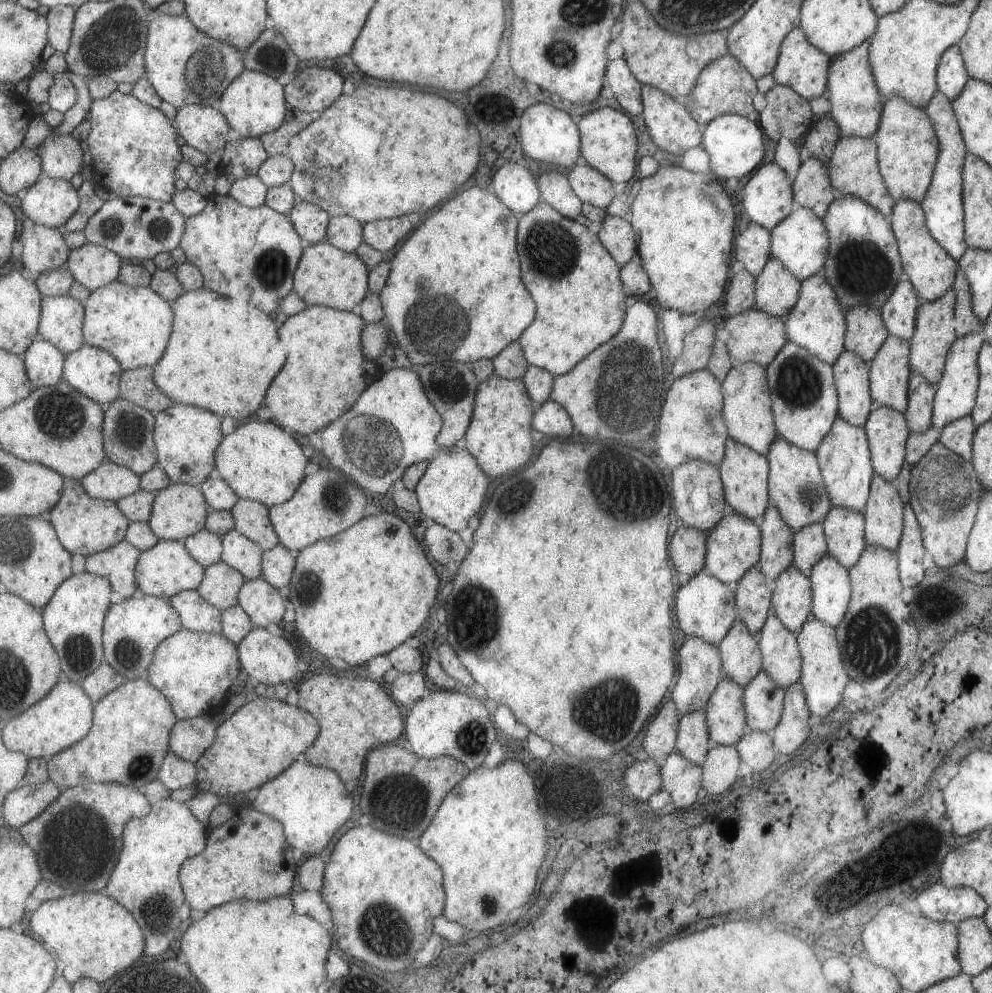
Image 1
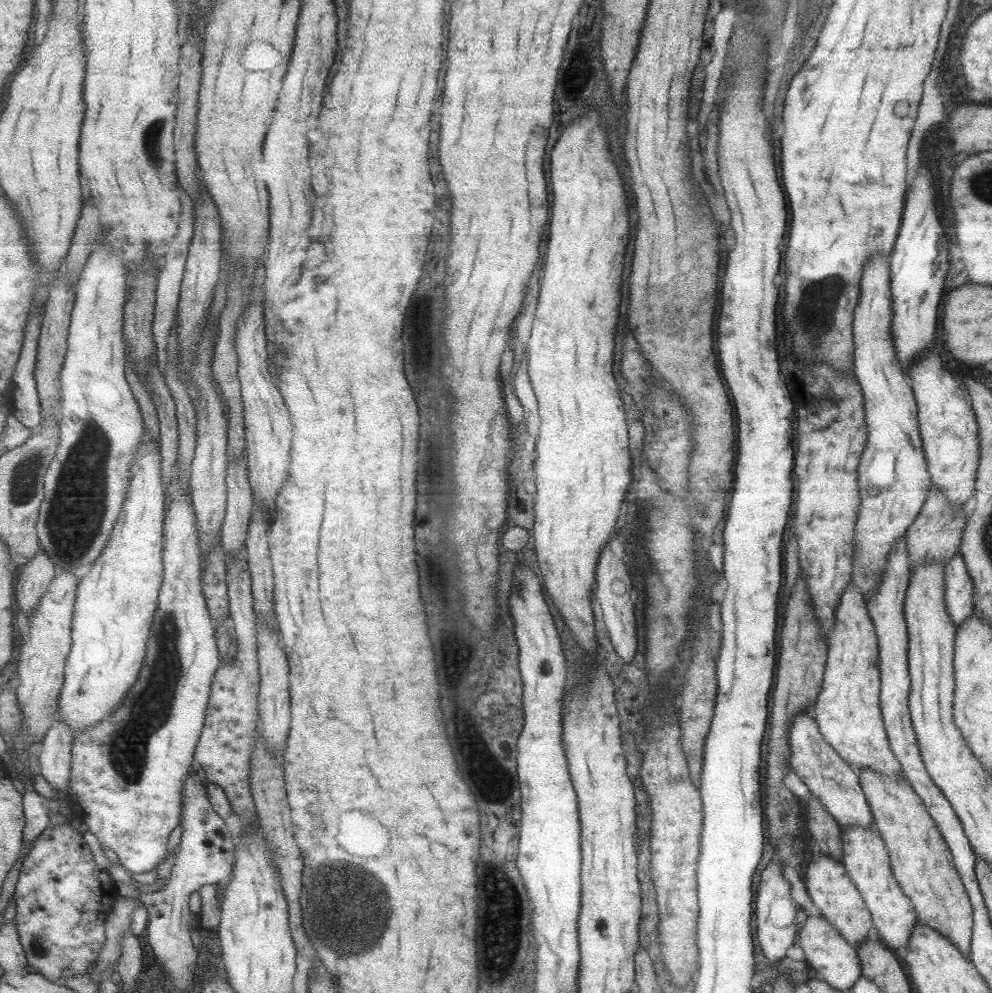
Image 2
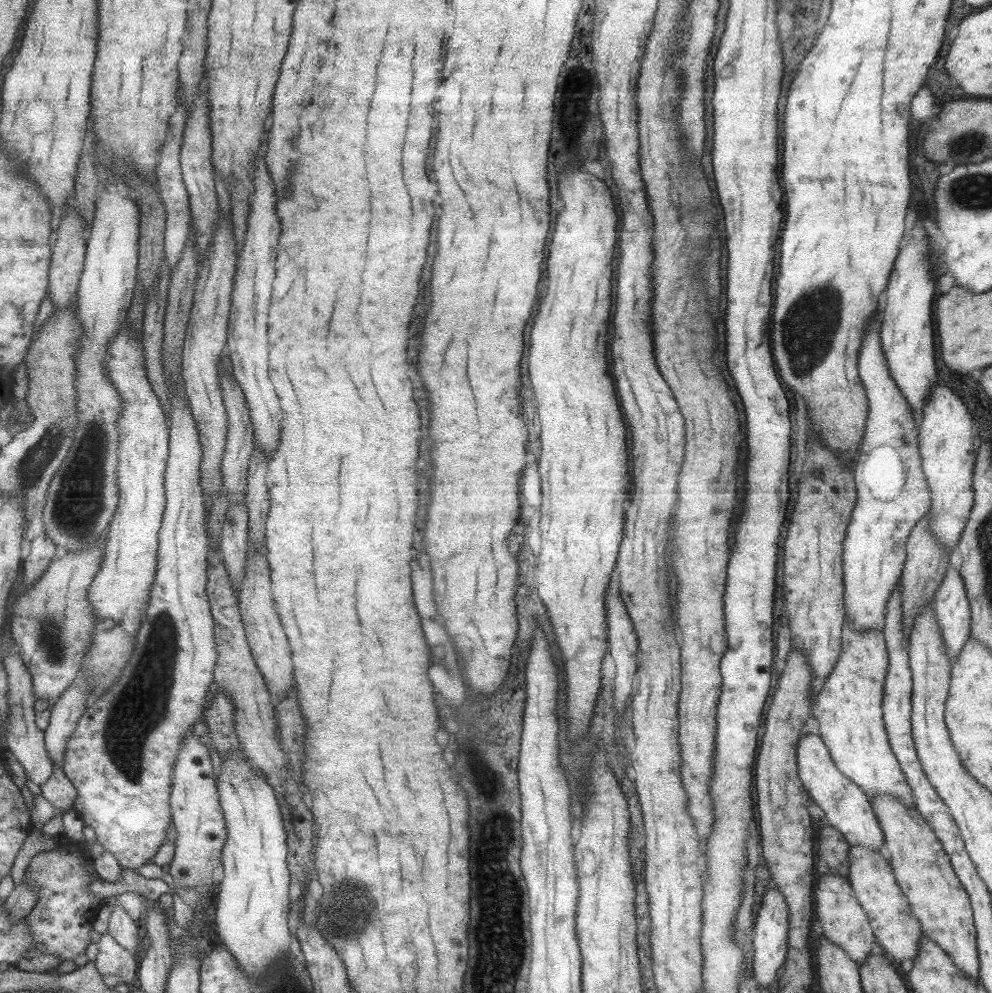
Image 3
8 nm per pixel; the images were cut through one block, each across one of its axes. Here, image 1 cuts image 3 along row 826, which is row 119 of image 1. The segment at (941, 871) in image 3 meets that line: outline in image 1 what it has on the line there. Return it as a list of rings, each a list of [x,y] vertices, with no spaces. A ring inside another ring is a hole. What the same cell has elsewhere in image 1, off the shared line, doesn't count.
[[[891,95],[882,104],[875,134],[878,169],[889,194],[896,201],[907,199],[920,203],[930,185],[939,145],[924,108],[911,104],[899,95]]]

